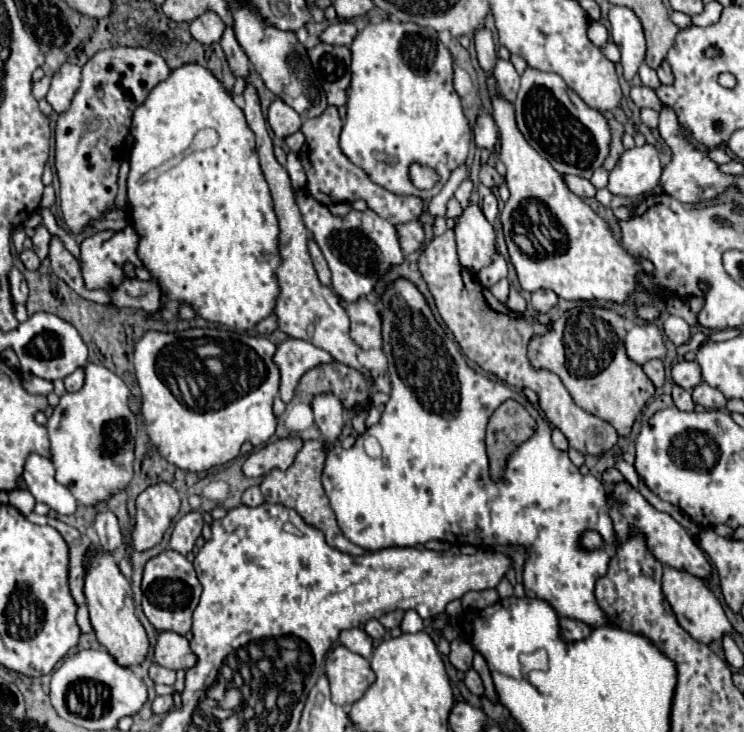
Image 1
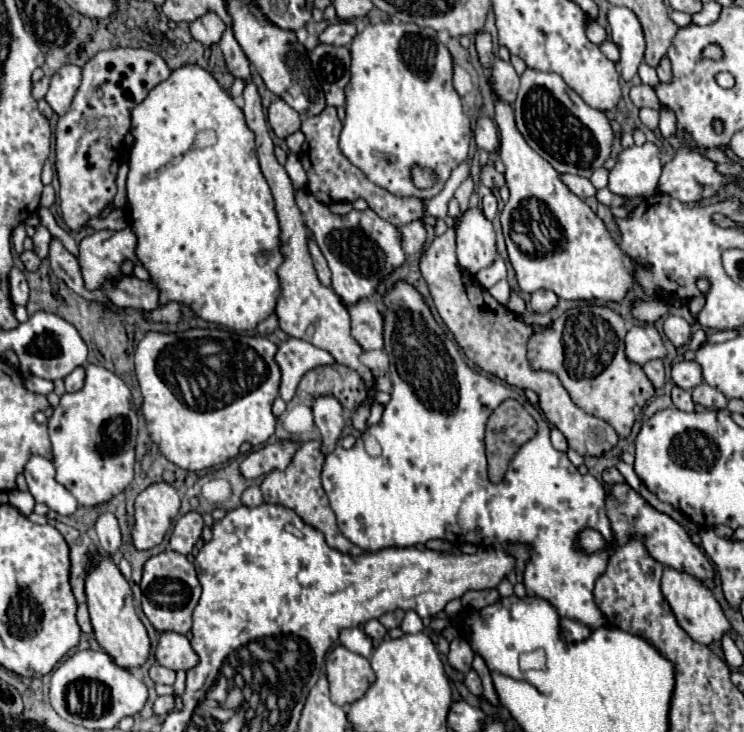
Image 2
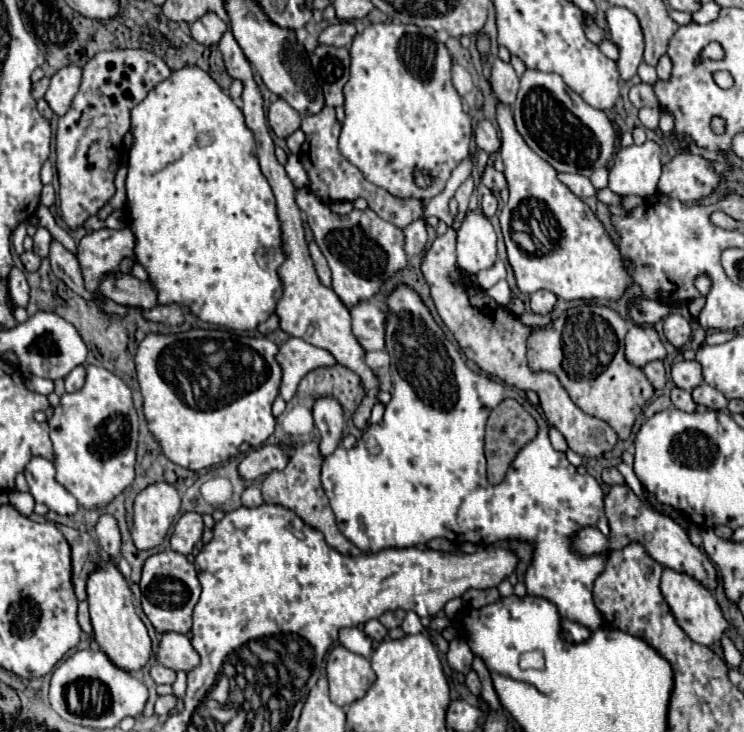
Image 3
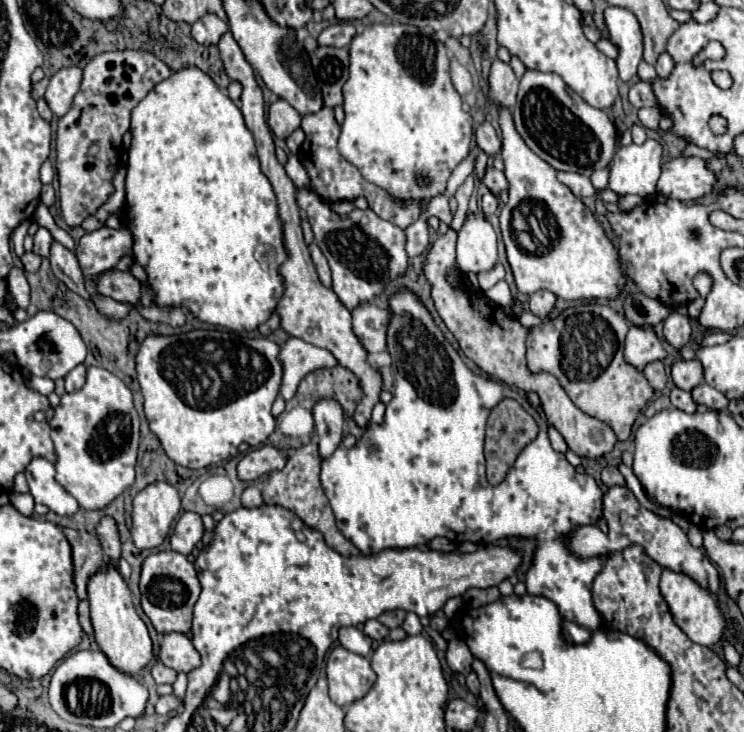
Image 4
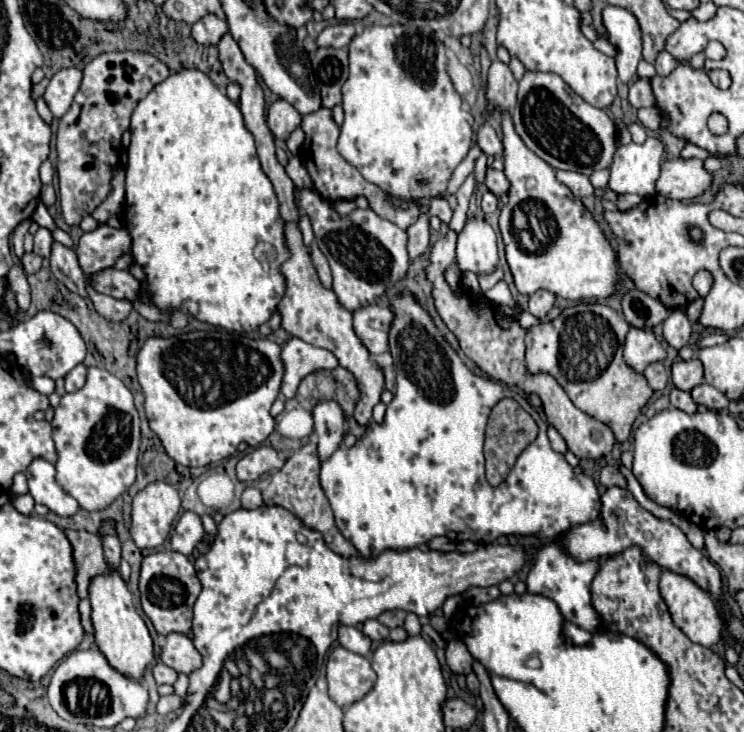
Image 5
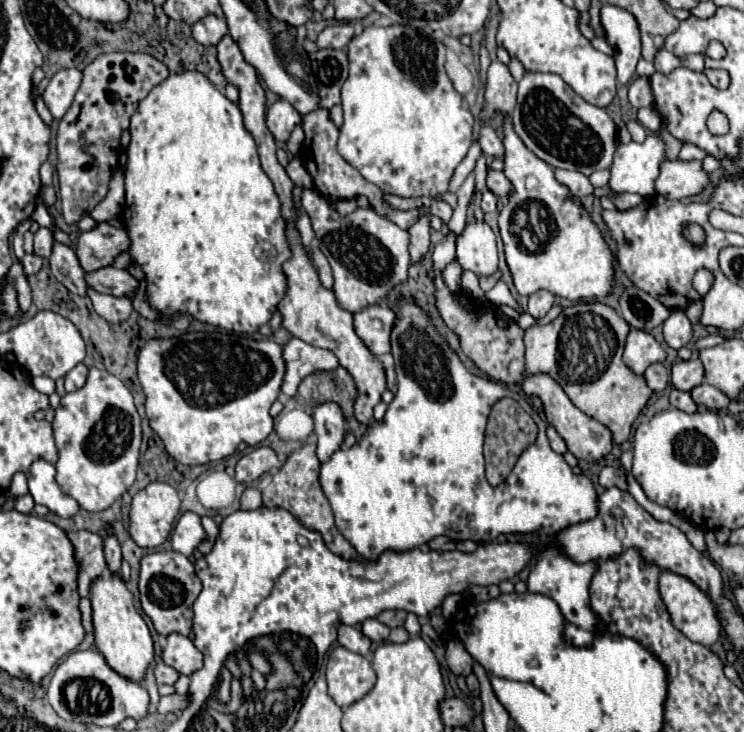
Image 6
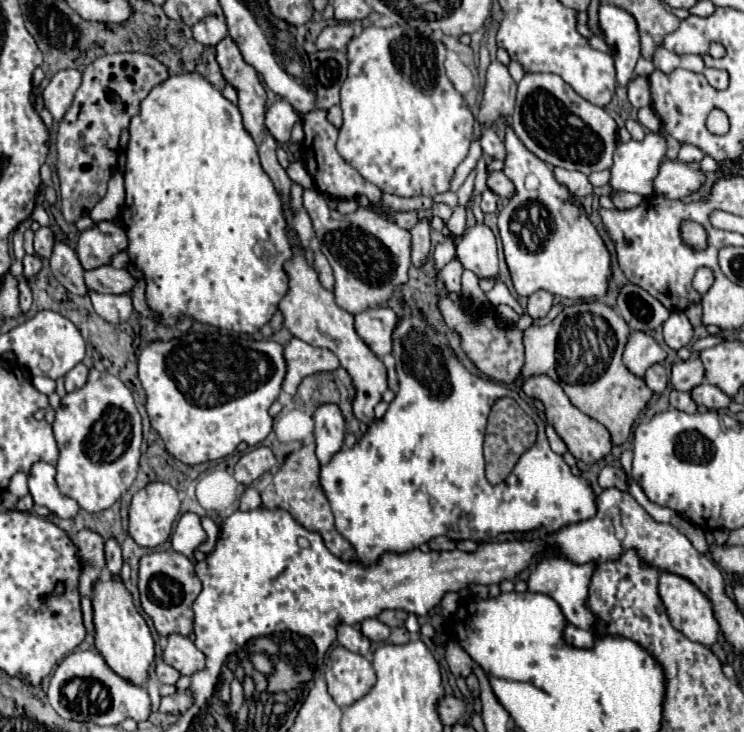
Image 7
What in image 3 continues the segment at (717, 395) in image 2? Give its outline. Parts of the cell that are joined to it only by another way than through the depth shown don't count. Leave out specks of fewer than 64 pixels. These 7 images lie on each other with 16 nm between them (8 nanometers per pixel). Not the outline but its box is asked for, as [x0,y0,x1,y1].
[692,382,728,410]

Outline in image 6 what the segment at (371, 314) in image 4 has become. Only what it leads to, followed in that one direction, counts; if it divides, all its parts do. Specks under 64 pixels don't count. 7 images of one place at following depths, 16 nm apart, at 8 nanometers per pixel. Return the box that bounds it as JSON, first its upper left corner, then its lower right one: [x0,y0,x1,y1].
[354,306,396,356]

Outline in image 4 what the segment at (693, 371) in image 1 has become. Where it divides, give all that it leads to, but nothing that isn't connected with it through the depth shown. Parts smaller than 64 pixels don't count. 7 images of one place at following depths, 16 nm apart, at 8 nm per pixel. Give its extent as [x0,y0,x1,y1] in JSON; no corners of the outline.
[672,358,704,390]

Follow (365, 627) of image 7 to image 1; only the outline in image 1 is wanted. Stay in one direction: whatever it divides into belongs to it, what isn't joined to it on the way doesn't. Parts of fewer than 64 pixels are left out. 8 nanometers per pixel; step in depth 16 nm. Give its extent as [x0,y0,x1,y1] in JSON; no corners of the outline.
[364,620,386,640]

